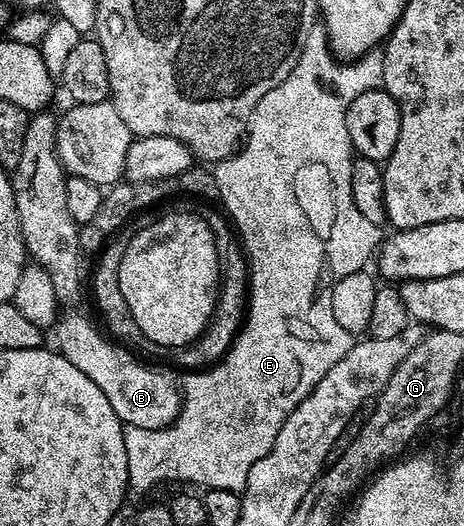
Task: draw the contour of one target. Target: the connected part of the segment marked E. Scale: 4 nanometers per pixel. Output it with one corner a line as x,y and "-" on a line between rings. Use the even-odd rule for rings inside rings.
316,25
307,34
298,63
290,75
269,93
264,93
262,100
255,105
243,146
216,164
219,203
239,236
247,260
247,314
224,359
208,369
186,374
189,376
180,384
181,412
171,426
163,429
125,427
129,491
132,494
141,495
164,479
198,483
201,489
214,487
244,492
251,465
275,445
283,421
312,393
315,385
319,385
323,373
327,373
327,369
331,369
331,365
353,347
354,336
335,321
331,305
322,291
315,291
315,285
299,289
299,285
283,283
279,277
279,245
287,243
289,247
289,243
293,243
293,239
289,239
293,237
293,231
303,229
307,233
307,229
313,227
317,239
315,245
325,245
327,257
341,261
341,269
348,274
362,270
365,262
376,256
383,234
357,208
357,199
353,196
355,152
347,133
347,109
359,93
378,90
382,84
383,54
380,50
358,55
352,61
342,61
333,54
324,26

